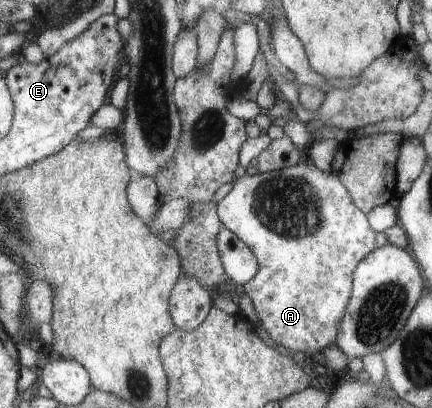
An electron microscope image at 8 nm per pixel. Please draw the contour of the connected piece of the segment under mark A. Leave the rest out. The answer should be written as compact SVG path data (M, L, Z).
M302 158L299 163L278 171L258 172L253 176L242 176L226 196L219 196L218 213L222 217L225 228L231 229L251 248L255 256L258 256L260 262L258 275L243 288L253 302L254 310L262 325L262 331L266 331L270 341L279 345L283 350L290 350L293 353L304 352L307 356L315 354L315 352L323 352L331 345L335 345L338 339L339 326L341 326L343 317L346 315L346 308L354 291L355 271L358 270L359 263L377 248L377 231L374 229L374 225L370 223L368 214L355 204L350 189L347 188L346 184L343 184L342 179L334 172L325 172L309 159Z

